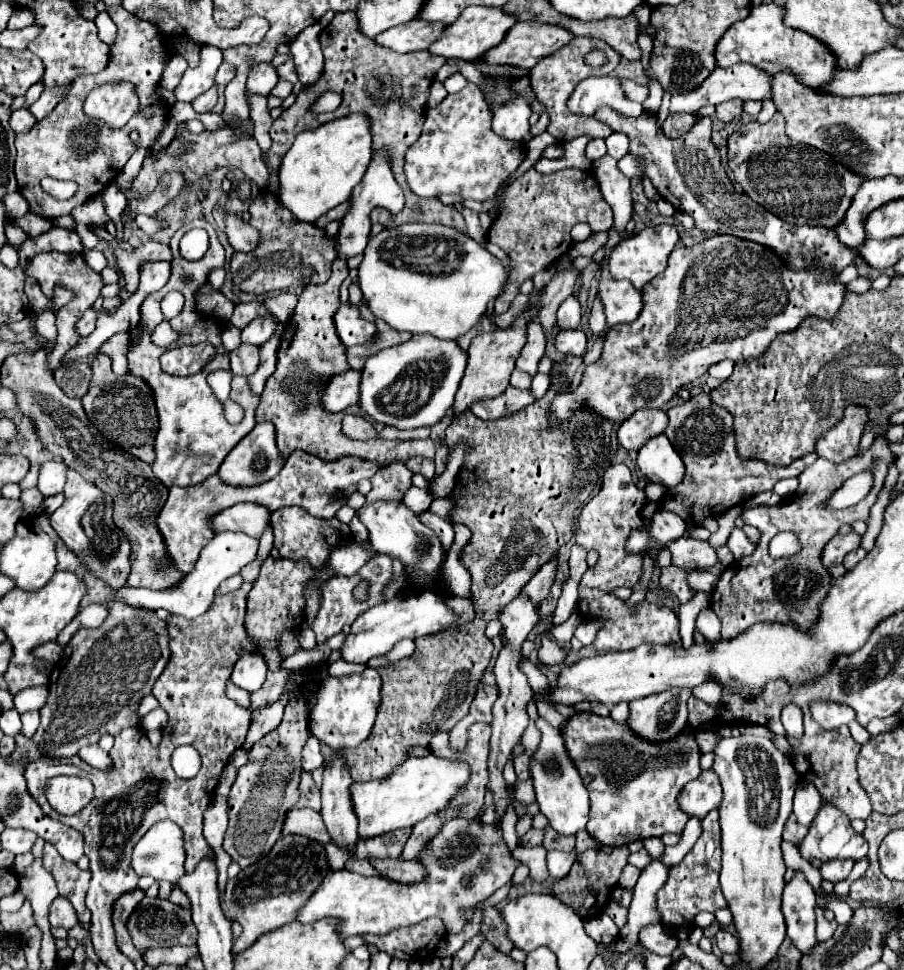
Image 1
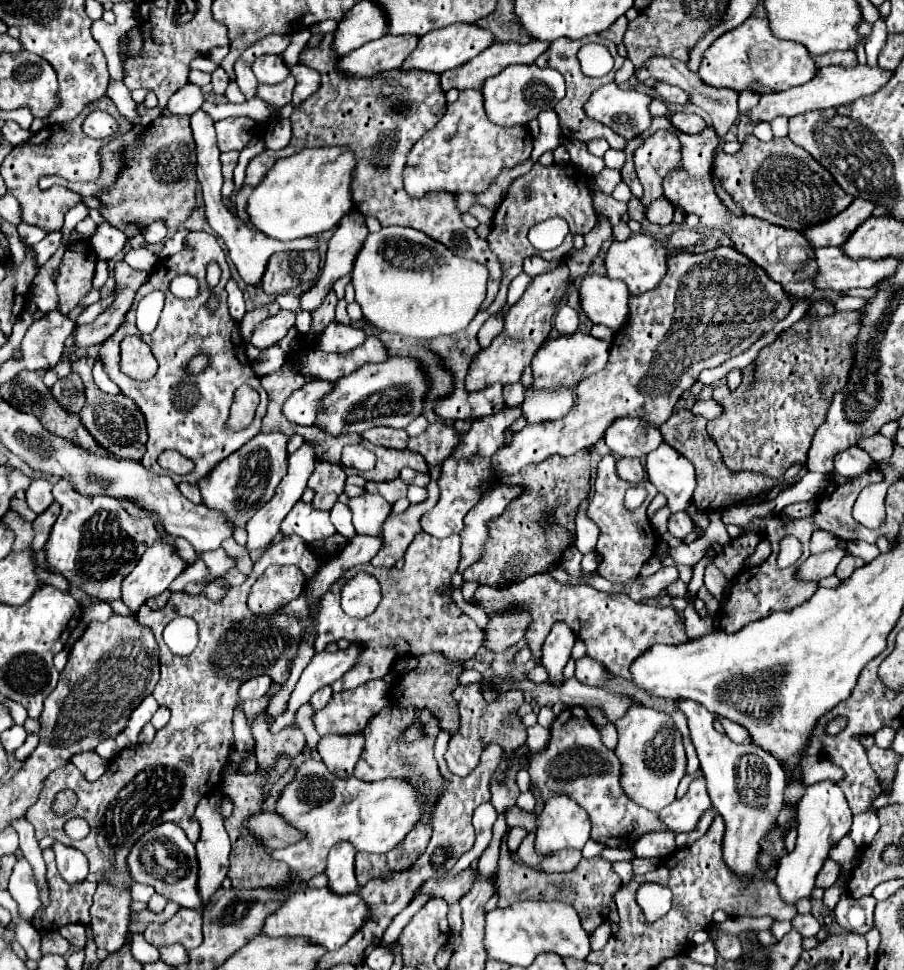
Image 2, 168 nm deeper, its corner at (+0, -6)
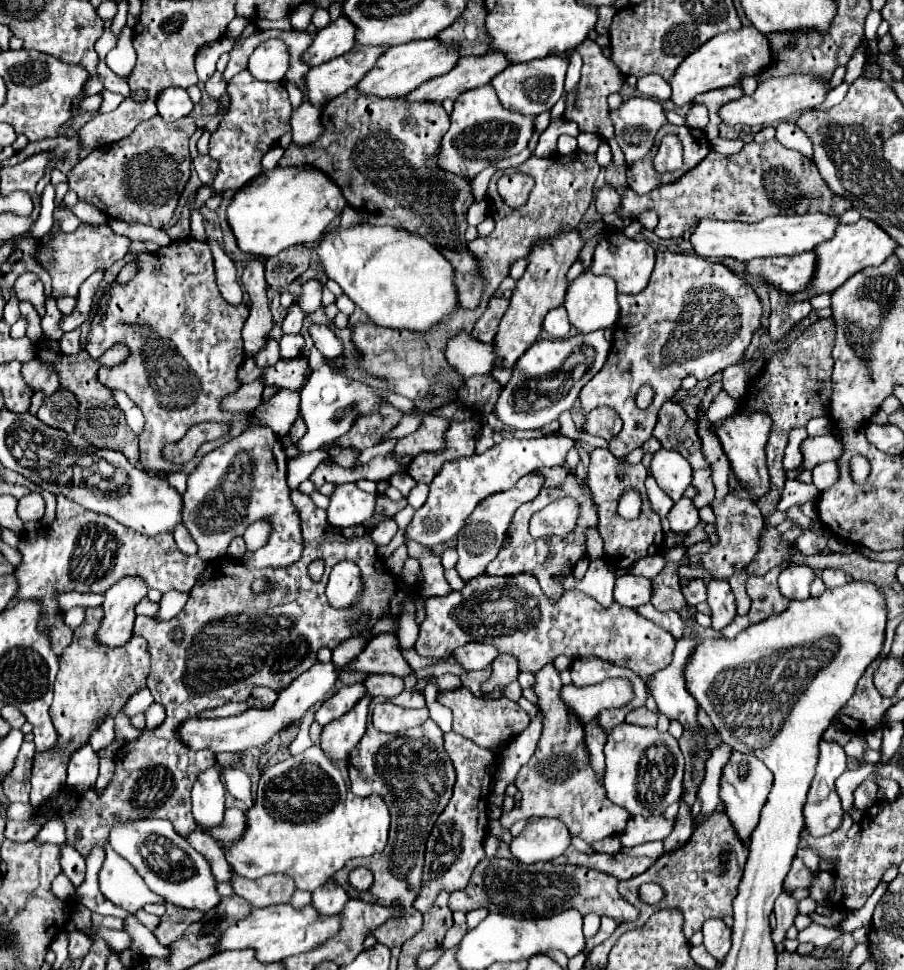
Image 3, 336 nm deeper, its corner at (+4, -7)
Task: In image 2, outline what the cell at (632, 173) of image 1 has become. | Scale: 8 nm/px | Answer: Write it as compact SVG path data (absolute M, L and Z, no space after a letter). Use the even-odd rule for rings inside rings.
M603 169L597 177L597 185L599 185L599 189L603 191L603 193L613 193L613 189L617 187L617 183L621 183L623 179L621 179L621 171L619 169Z

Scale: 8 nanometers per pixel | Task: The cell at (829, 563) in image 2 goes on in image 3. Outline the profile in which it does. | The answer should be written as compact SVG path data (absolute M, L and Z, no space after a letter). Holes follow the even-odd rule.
M789 566L779 574L779 590L789 600L807 600L809 584L817 576L809 566Z

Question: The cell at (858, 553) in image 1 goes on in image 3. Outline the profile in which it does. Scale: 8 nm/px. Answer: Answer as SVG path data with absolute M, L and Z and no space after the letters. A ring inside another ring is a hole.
M833 568L823 570L823 572L821 572L821 578L823 578L823 584L825 584L829 590L853 582L851 574L847 574L847 572L843 572L843 570L833 570Z

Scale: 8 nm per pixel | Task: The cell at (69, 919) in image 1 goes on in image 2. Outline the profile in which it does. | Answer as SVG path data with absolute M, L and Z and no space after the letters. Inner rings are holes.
M63 925L59 933L73 945L73 947L85 947L85 927L83 925Z

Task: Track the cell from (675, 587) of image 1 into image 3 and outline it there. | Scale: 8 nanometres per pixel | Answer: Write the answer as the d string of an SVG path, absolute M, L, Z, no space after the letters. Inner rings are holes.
M667 562L665 568L653 578L655 594L651 594L651 604L659 612L675 610L689 624L693 620L693 610L691 610L691 606L685 602L685 598L681 594L679 574L677 574L679 566L681 566L679 562Z

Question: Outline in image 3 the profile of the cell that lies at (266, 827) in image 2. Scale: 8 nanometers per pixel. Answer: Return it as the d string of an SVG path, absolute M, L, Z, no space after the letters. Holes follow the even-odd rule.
M225 808L223 822L215 826L215 830L205 830L215 840L221 842L235 842L245 830L245 812L239 808Z

